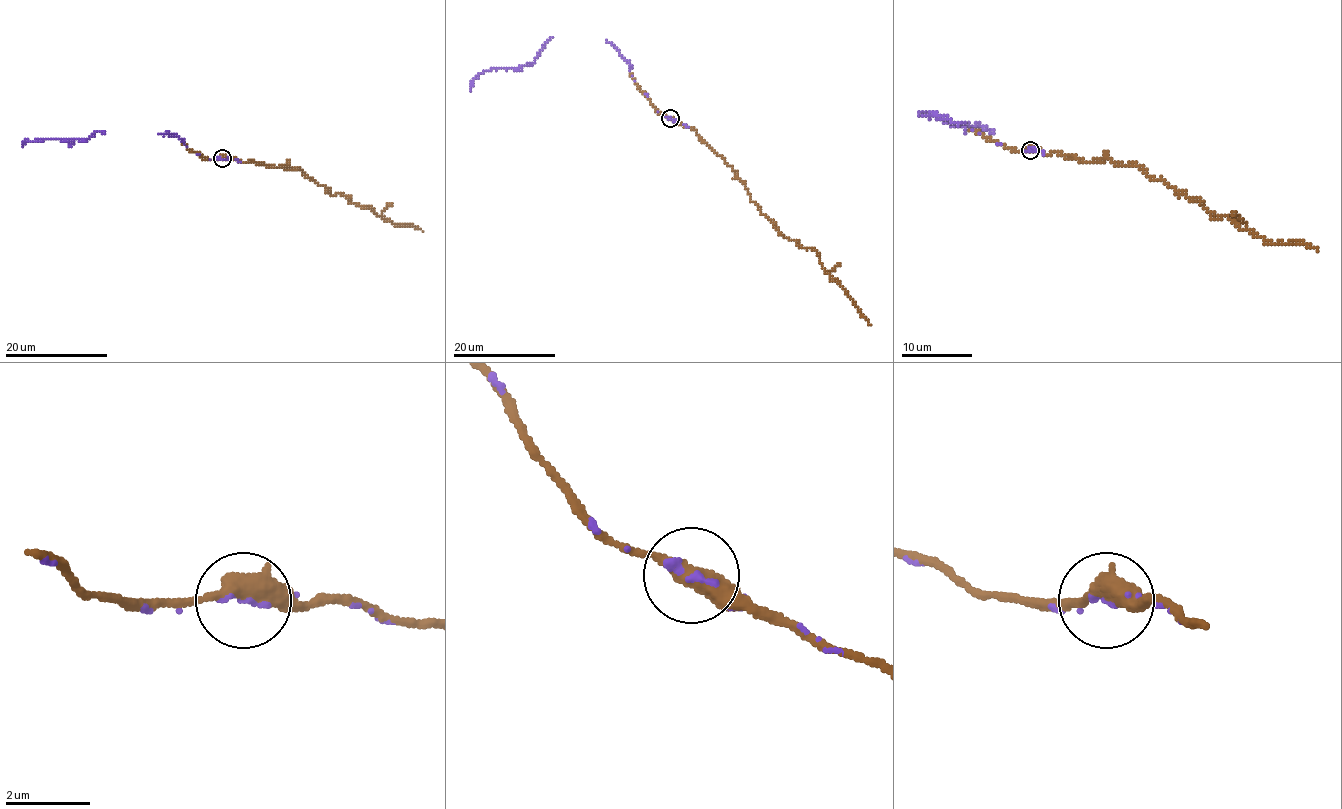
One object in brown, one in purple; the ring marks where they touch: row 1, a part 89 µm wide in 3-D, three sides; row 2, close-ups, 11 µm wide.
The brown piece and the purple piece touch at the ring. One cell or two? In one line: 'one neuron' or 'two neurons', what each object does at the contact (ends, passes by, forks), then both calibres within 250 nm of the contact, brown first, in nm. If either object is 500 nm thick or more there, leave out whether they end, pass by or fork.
one neuron; brown passes by; purple ends there; 440 nm thick on the brown side, 130 nm on the other

